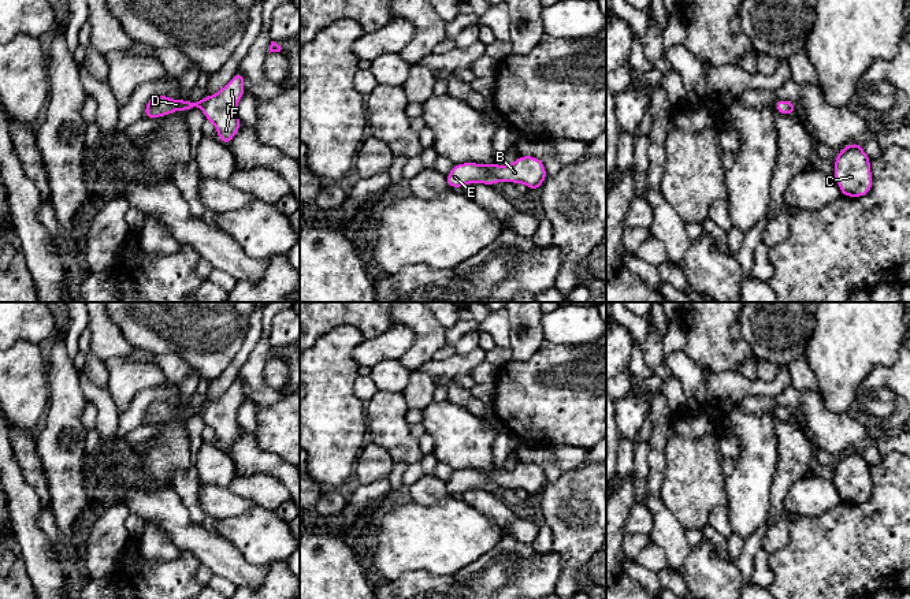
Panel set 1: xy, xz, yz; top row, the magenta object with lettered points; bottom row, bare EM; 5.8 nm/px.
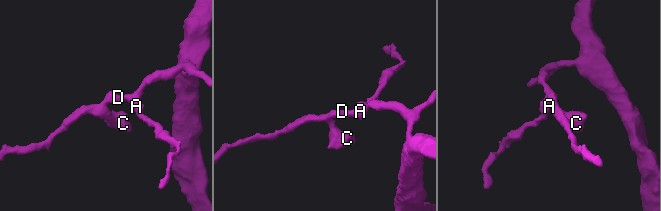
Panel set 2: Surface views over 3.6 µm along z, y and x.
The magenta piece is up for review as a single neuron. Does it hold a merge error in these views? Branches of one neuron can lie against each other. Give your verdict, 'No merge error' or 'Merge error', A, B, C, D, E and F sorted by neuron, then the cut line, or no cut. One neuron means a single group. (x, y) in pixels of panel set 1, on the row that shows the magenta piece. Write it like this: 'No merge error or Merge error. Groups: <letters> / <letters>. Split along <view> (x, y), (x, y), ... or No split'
No merge error. Groups: A B C D E F. No split

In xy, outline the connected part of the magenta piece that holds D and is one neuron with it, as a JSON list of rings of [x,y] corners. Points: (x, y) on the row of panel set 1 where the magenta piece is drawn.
[[[238,71],[215,96],[205,96],[198,101],[155,94],[146,103],[144,118],[156,119],[178,109],[187,114],[192,108],[200,107],[205,119],[215,124],[218,138],[227,146],[242,126],[237,105],[245,94],[245,78],[244,72]]]

